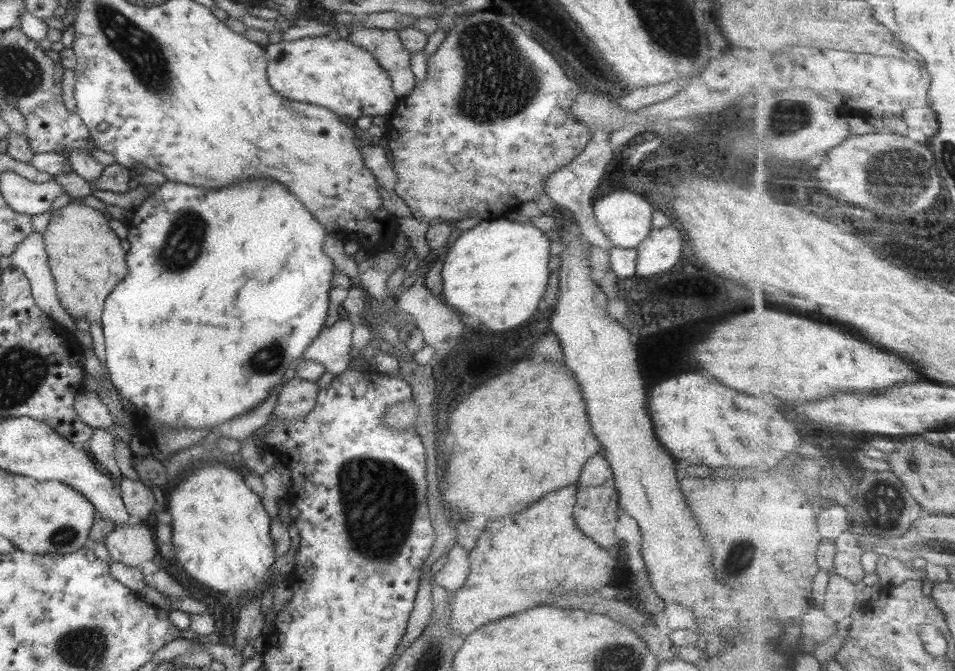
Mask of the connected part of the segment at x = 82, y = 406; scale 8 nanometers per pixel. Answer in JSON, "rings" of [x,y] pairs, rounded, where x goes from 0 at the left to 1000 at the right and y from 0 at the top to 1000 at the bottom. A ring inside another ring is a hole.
{"rings":[[[86,581],[81,586],[75,599],[75,607],[87,632],[96,639],[107,638],[116,642],[118,636],[117,623],[101,583]]]}

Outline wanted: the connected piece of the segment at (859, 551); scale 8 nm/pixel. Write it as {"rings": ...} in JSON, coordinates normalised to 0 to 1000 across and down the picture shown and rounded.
{"rings":[[[890,787],[882,796],[879,805],[872,808],[875,811],[876,818],[874,830],[875,849],[873,854],[879,854],[896,870],[904,864],[907,855],[903,839],[905,820],[901,812],[898,796],[893,796]]]}

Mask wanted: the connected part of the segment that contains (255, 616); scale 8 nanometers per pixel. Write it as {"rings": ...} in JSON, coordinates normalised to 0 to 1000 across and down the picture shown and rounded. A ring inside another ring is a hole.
{"rings":[[[267,884],[264,887],[264,891],[258,902],[254,902],[251,906],[251,911],[249,914],[249,925],[247,927],[246,942],[245,942],[245,966],[248,972],[252,973],[252,969],[254,966],[255,957],[265,957],[266,951],[269,951],[273,943],[273,936],[276,933],[275,927],[275,918],[271,912],[271,900],[272,896],[269,896],[267,893],[269,890],[269,885]]]}

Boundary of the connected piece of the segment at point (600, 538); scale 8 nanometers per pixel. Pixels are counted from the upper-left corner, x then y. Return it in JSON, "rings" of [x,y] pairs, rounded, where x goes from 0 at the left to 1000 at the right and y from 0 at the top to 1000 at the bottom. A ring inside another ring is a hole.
{"rings":[[[631,721],[603,727],[603,747],[599,763],[602,784],[630,818],[643,826],[650,817],[643,797],[647,766],[647,733]]]}

